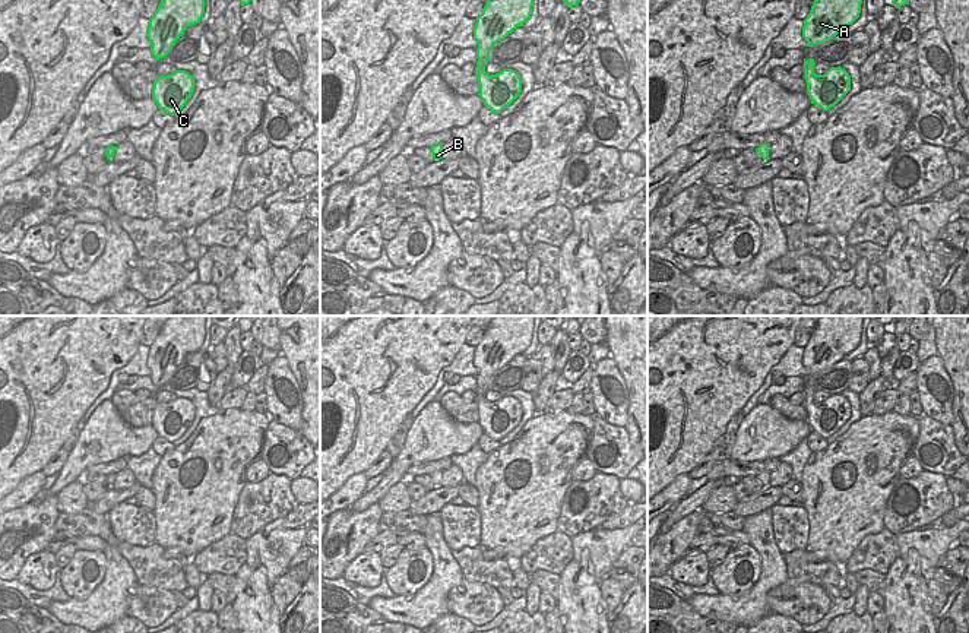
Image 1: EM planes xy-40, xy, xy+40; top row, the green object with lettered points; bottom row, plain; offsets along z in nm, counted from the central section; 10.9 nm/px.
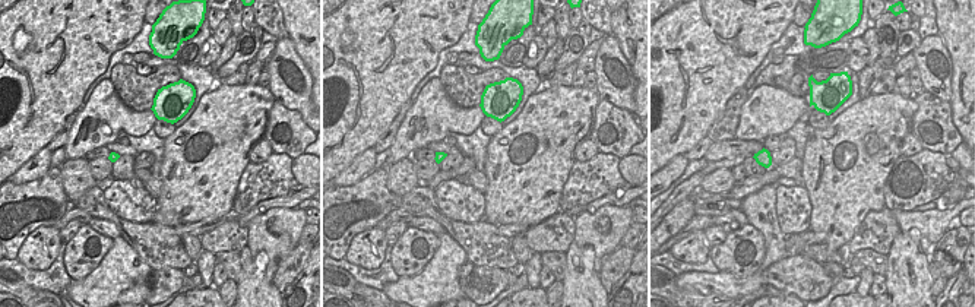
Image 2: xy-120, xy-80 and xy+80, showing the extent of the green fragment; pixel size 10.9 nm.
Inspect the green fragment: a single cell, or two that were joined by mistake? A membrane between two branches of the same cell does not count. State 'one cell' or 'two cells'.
one cell

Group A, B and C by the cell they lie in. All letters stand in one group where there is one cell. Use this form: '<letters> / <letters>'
A B C

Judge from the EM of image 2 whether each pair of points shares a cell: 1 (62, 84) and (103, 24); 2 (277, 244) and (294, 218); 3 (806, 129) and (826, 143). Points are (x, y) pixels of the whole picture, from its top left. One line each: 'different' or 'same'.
1: same
2: same
3: different

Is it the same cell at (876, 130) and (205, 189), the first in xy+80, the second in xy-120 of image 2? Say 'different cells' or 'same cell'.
same cell

